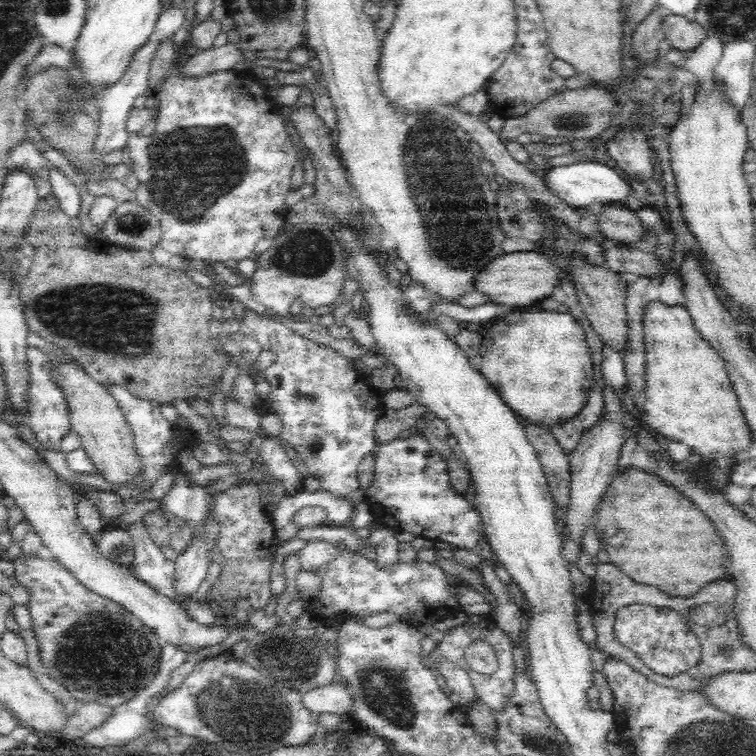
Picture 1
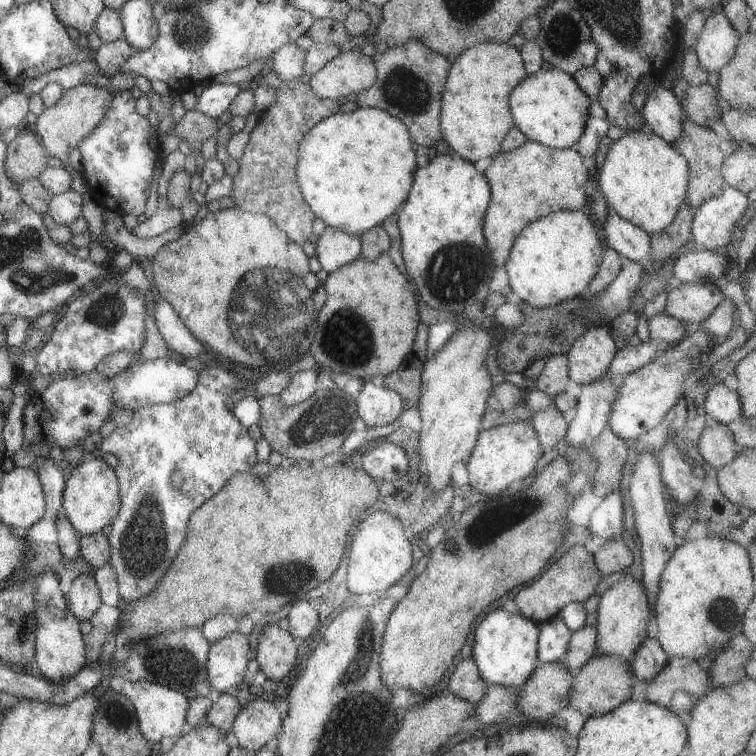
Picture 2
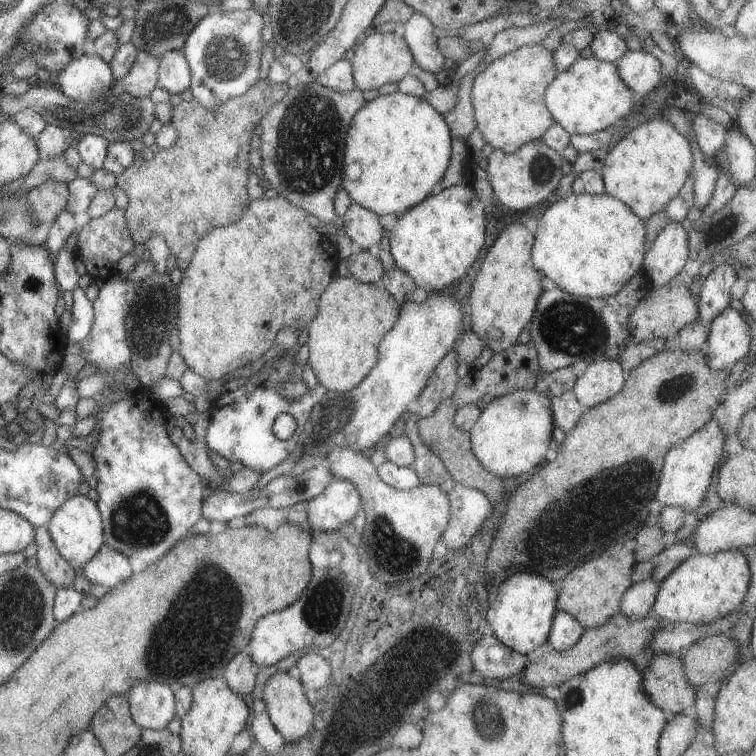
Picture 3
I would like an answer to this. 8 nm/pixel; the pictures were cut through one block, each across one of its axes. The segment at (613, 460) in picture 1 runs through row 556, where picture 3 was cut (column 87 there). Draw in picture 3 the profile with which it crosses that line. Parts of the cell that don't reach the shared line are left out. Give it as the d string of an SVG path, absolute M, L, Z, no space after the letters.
M104 543L84 566L84 576L94 584L113 589L133 575L128 557Z

